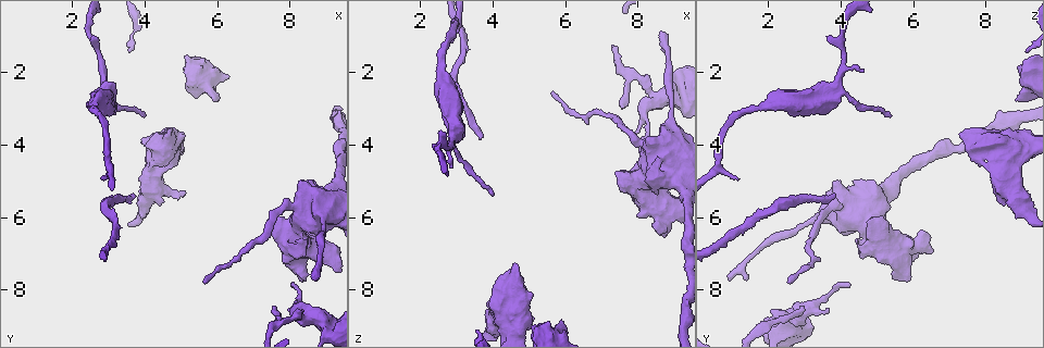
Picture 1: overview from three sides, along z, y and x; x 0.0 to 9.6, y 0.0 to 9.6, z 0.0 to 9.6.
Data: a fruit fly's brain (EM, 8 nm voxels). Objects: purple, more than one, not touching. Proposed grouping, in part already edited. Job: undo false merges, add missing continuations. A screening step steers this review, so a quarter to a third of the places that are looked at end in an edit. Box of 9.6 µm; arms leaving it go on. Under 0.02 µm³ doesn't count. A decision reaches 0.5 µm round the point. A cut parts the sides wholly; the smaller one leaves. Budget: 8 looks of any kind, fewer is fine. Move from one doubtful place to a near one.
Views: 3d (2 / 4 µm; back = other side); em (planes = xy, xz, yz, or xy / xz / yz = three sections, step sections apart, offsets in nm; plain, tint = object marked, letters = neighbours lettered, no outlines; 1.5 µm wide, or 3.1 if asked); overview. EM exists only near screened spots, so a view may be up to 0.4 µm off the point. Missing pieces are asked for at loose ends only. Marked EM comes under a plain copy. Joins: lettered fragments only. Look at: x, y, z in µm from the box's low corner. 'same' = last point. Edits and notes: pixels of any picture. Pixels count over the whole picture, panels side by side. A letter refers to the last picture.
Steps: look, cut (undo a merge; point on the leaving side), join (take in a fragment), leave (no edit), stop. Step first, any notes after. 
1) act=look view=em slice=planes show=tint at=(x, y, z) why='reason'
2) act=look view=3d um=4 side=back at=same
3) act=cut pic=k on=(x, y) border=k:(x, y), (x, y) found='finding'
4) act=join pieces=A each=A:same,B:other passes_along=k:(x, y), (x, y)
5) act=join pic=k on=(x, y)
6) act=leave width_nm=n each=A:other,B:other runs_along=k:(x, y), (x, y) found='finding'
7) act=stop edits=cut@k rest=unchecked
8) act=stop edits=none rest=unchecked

act=look view=em slice=yz step=8 show=tint at=(5.10, 5.30, 8.80) why='thick end'

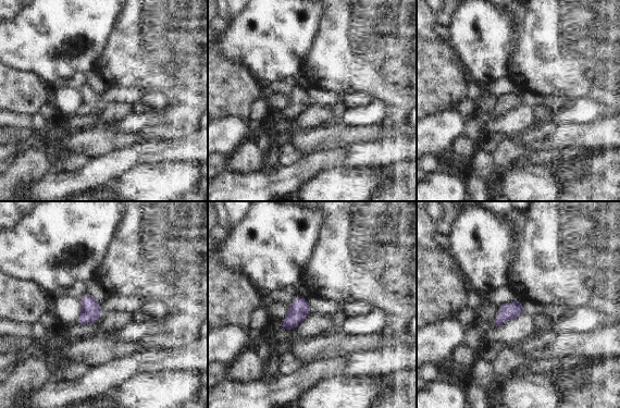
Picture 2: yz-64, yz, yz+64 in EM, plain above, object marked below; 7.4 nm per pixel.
act=look view=em slice=planes show=letters at=same why='another direction'

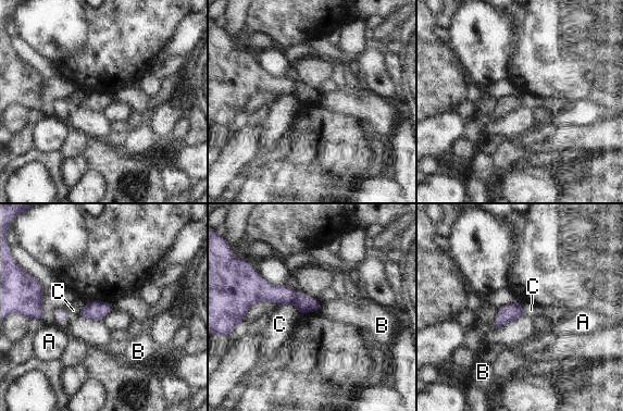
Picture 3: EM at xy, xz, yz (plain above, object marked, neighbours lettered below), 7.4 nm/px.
act=leave each=A:other,B:other,C:other runs_along=3:(251, 296), (287, 295), (318, 304) found='no lettered fragment goes on from it'

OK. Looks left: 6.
act=look view=em slice=planes show=letters at=(2.80, 4.90, 1.25) why='branch stops here'

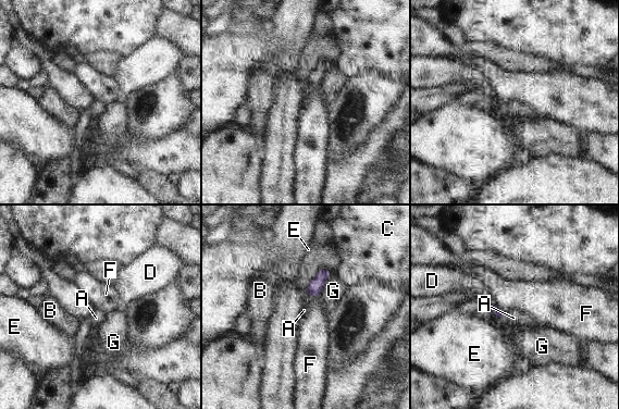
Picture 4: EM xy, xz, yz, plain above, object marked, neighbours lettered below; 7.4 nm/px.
act=join pieces=A each=A:same,B:other,C:other,D:other,E:other,F:other,G:other passes_along=4:(498, 312), (499, 317), (514, 318) found='it goes on there'

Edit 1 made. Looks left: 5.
act=look view=3d um=2 at=(8.70, 7.75, 1.00) why='end of a long branch'

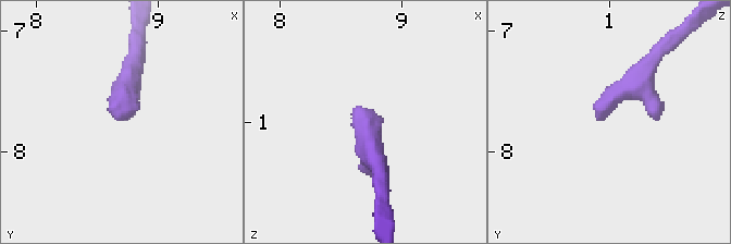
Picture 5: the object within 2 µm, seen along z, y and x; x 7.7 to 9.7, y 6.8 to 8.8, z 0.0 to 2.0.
act=look view=em slice=xy step=4 show=letters at=(8.72, 7.76, 0.94)

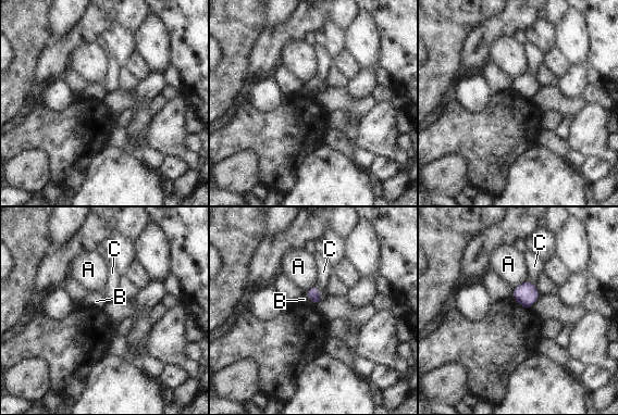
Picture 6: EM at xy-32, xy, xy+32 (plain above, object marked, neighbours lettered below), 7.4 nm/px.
act=leave longest_contact=B:120nm each=A:other,B:other,C:other found='none of them fits'

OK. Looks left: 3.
act=stop edits=join@4 rest=unchecked

